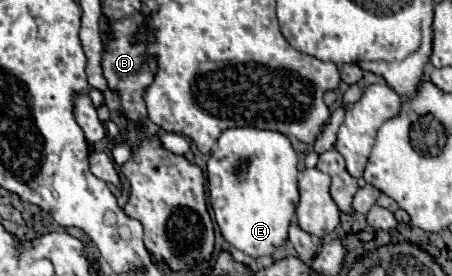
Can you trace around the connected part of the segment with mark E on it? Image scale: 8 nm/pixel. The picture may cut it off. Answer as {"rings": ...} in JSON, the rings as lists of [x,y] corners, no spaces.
{"rings":[[[253,126],[227,128],[217,142],[219,148],[207,160],[207,182],[209,204],[221,234],[249,256],[271,256],[287,240],[287,228],[299,202],[297,152],[281,132]]]}

